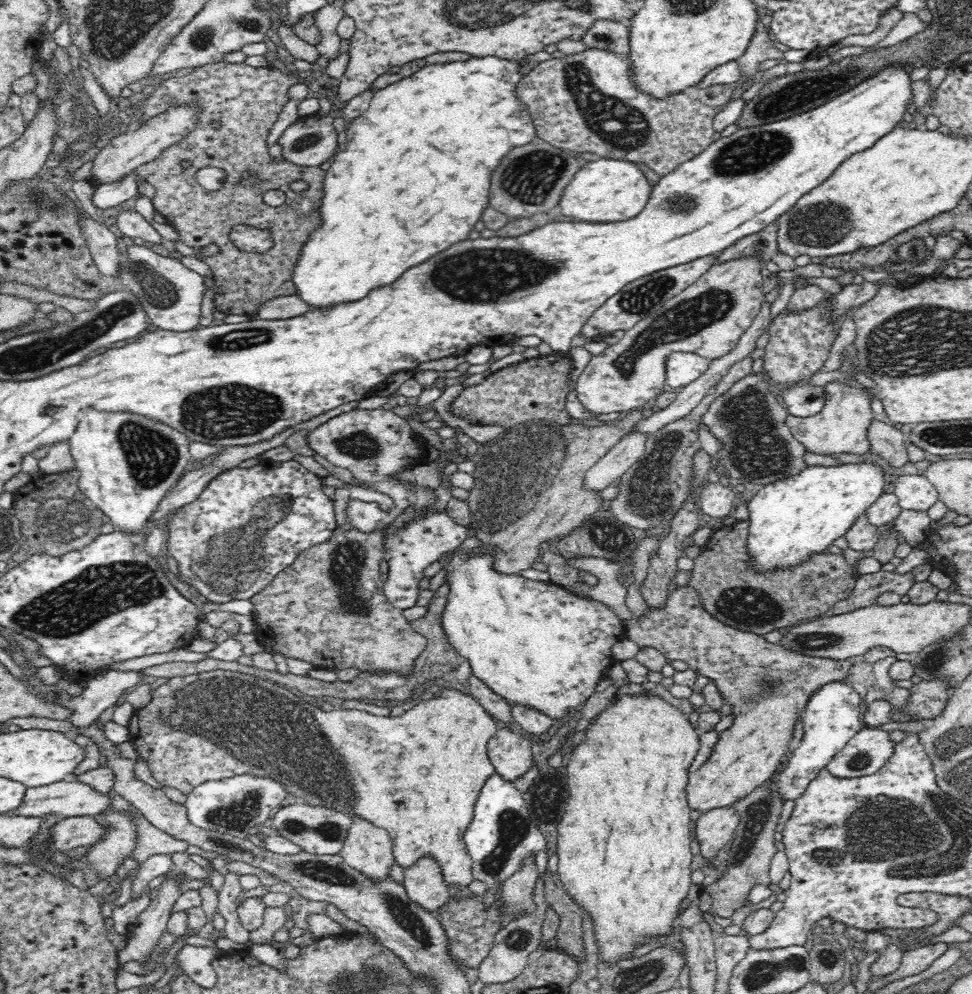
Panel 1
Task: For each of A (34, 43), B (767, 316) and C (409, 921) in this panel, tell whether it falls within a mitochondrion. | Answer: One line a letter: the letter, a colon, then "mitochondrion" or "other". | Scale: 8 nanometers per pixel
A: other
B: other
C: mitochondrion

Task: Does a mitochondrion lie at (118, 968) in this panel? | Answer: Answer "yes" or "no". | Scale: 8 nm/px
no

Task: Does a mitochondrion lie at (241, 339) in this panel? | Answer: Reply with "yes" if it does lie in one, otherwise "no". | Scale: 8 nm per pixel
yes

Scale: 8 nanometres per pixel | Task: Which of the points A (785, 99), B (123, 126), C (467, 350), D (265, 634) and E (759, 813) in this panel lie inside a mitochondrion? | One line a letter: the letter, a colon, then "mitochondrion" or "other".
A: mitochondrion
B: other
C: other
D: other
E: mitochondrion

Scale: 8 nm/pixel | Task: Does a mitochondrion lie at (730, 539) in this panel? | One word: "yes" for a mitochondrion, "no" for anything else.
no

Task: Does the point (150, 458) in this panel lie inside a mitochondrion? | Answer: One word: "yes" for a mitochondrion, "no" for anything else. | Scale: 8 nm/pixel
yes

